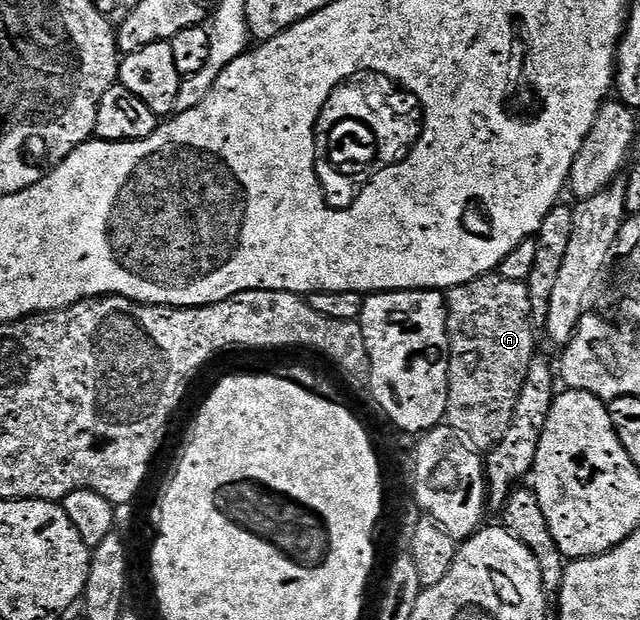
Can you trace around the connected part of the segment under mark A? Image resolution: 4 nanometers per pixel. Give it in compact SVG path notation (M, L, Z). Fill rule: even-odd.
M497 274L478 276L472 282L449 289L446 298L446 329L450 339L450 377L448 378L448 406L445 423L468 447L485 454L504 438L514 417L528 366L536 359L532 322L532 302L529 287L523 282L508 282Z

